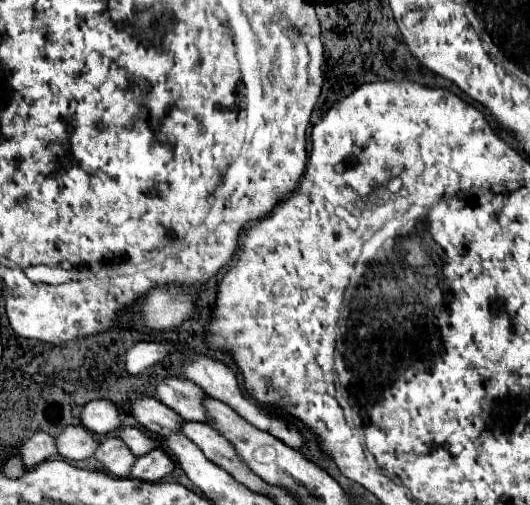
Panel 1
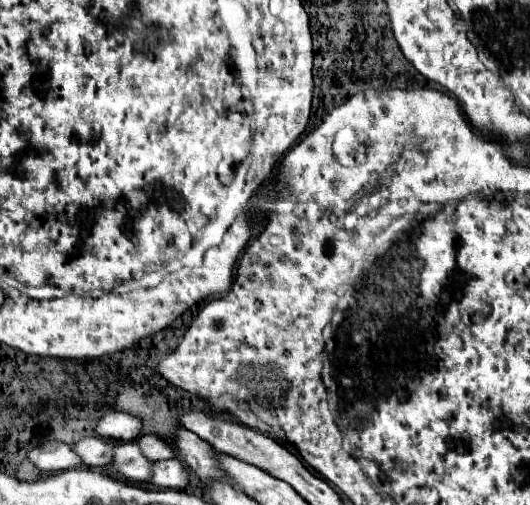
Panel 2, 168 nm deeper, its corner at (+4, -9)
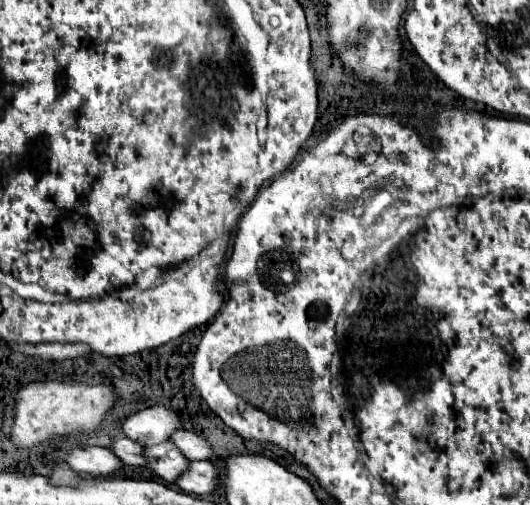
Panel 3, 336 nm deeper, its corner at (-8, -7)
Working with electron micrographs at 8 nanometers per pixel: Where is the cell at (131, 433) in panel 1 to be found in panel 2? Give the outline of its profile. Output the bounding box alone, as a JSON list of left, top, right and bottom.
[136,435,174,461]

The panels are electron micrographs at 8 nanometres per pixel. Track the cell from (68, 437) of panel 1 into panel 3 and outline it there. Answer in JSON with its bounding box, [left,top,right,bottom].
[112,439,146,467]

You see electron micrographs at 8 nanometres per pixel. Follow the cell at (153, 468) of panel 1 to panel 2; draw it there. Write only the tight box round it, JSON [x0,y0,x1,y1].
[150,459,188,489]

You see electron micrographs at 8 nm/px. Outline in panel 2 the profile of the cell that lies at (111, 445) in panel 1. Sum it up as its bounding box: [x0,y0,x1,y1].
[112,443,152,481]

